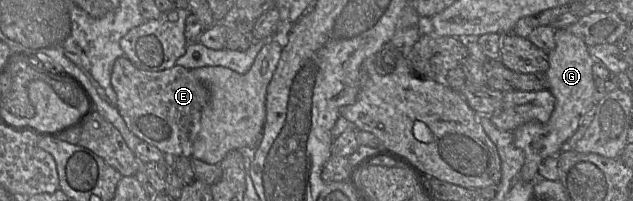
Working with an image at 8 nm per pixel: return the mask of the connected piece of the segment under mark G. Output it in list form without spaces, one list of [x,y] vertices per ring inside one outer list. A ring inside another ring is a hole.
[[[565,28],[555,29],[555,47],[548,53],[549,67],[543,74],[548,89],[555,98],[553,112],[546,123],[532,121],[513,131],[514,144],[524,152],[524,164],[520,170],[524,182],[534,183],[538,178],[538,166],[549,156],[557,156],[563,143],[573,135],[579,120],[596,102],[597,87],[593,80],[594,58],[583,40]]]

